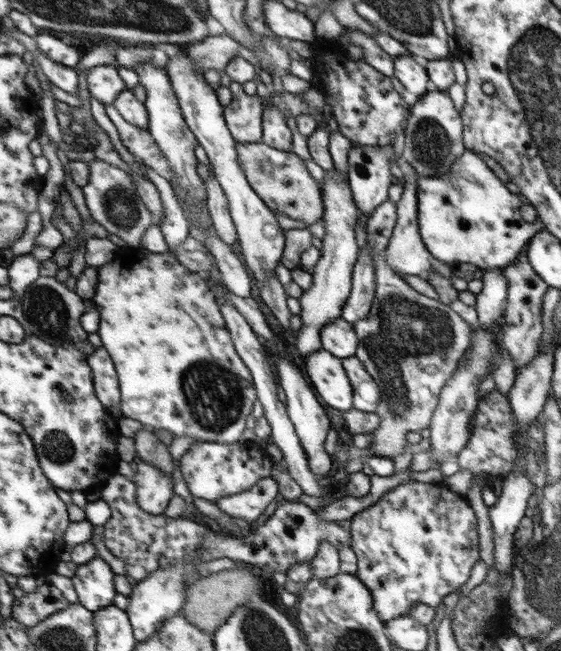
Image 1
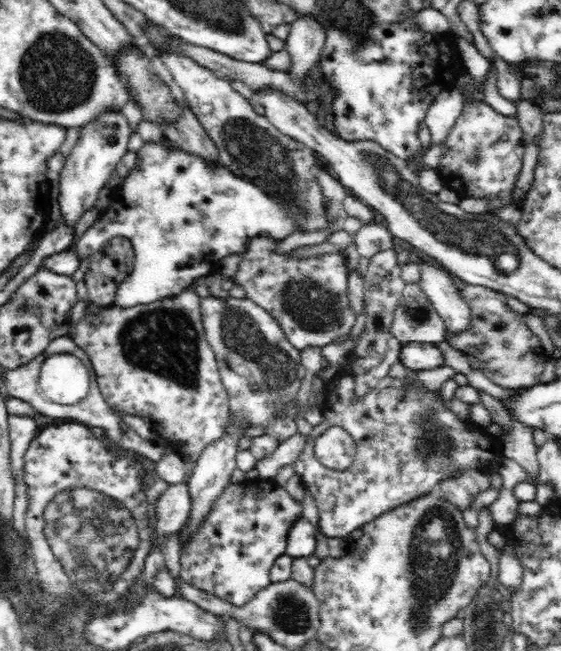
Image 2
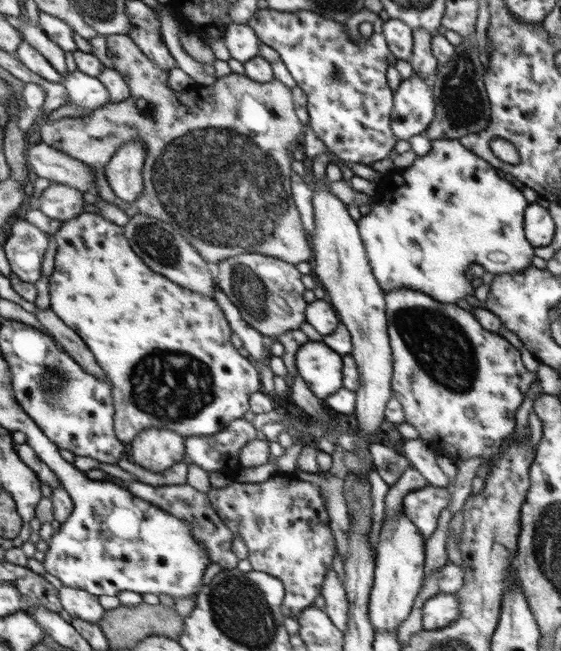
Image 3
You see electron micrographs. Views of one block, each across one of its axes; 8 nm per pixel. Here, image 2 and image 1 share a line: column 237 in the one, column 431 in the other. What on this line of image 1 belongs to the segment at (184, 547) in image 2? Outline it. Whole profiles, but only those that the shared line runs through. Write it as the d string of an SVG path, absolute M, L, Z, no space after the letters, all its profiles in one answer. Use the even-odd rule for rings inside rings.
M403 481L389 492L385 492L379 497L375 503L351 516L349 520L349 536L351 536L351 549L356 556L355 578L360 579L370 590L370 594L374 598L375 611L383 618L383 622L393 621L394 618L407 615L407 610L418 604L426 604L427 606L436 608L441 603L444 596L455 592L460 586L463 586L469 578L472 566L480 560L478 548L477 524L472 508L465 504L465 500L461 496L457 496L453 491L442 483L421 484L418 481Z

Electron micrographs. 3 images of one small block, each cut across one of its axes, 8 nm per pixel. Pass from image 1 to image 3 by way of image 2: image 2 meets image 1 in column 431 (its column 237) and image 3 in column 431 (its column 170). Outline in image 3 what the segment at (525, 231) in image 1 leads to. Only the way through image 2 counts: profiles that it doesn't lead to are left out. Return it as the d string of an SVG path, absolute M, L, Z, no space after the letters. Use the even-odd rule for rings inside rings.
M457 138L430 141L429 151L422 156L415 155L411 166L394 174L391 181L393 183L389 184L387 190L384 189L385 192L381 199L375 200L375 204L370 208L369 212L355 221L358 224L358 231L361 233L362 243L365 244L366 256L370 261L371 271L383 292L407 288L407 290L421 291L423 294L430 295L431 298L439 302L455 304L455 301L463 300L467 295L473 295L473 290L477 282L469 282L465 279L465 272L469 269L469 264L479 264L481 268L485 269L485 272L494 276L519 273L519 271L523 271L531 265L534 250L525 238L525 211L527 202L523 200L521 192L515 186L511 186L509 181L505 182L503 178L497 176L497 172L487 164L486 159L476 155L467 146L460 143Z

